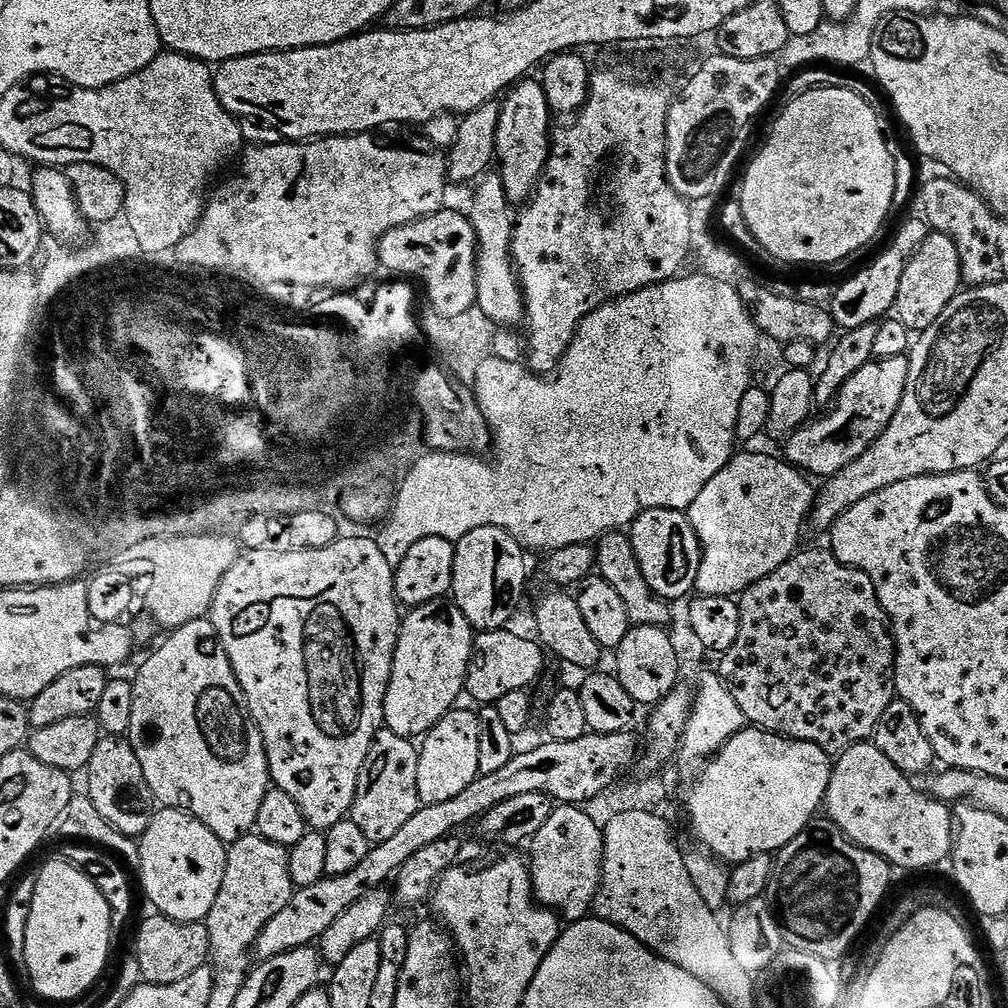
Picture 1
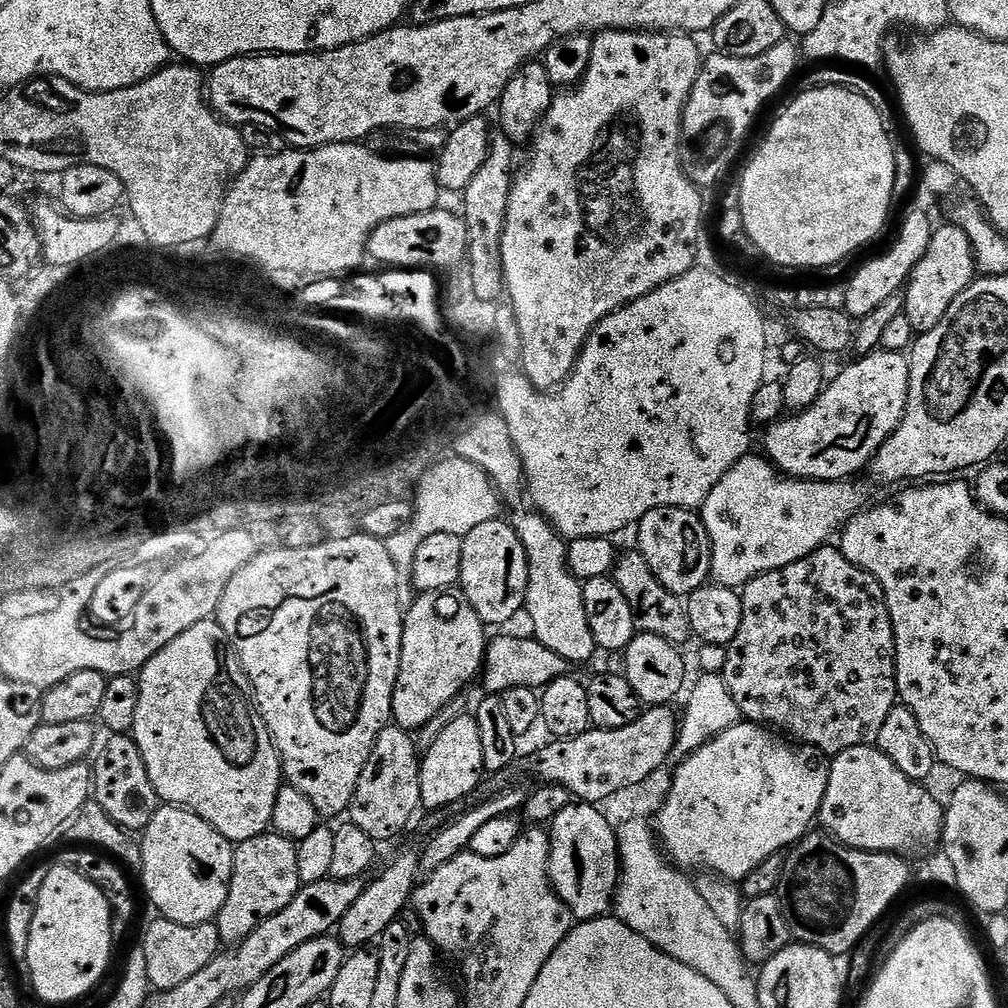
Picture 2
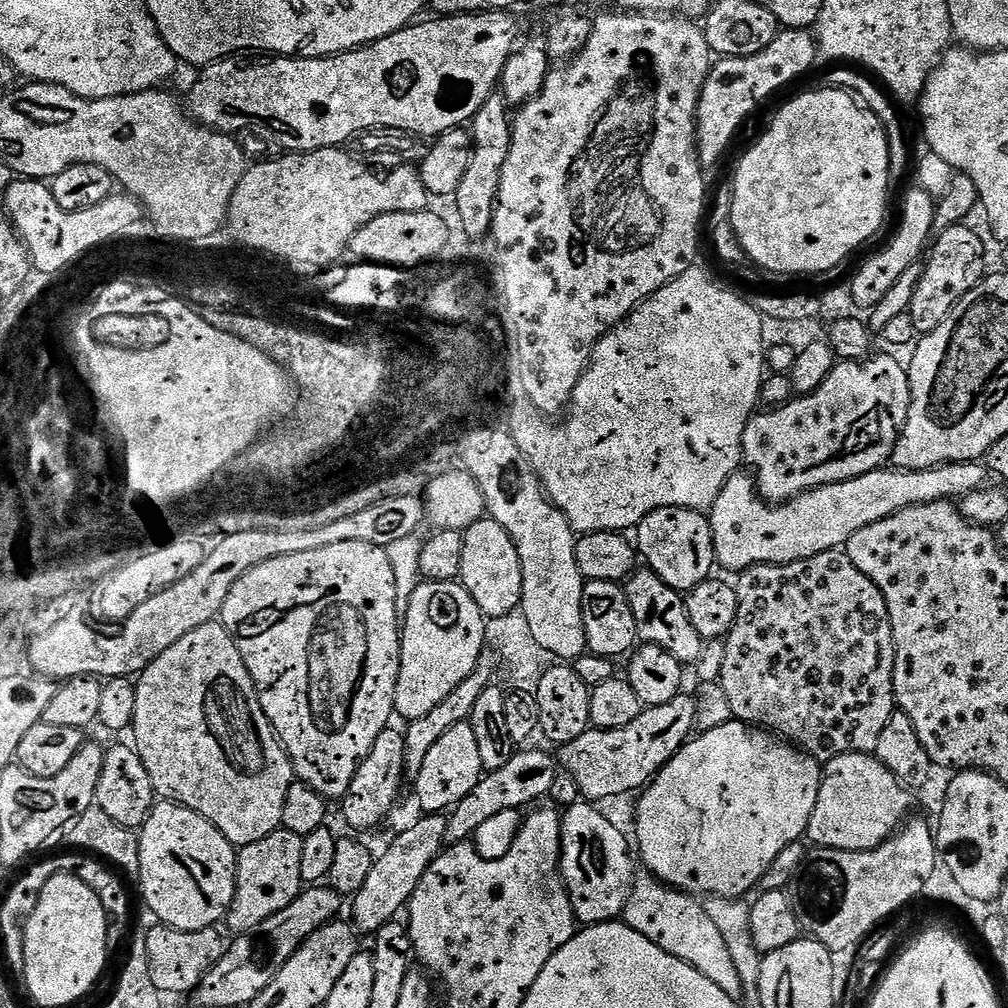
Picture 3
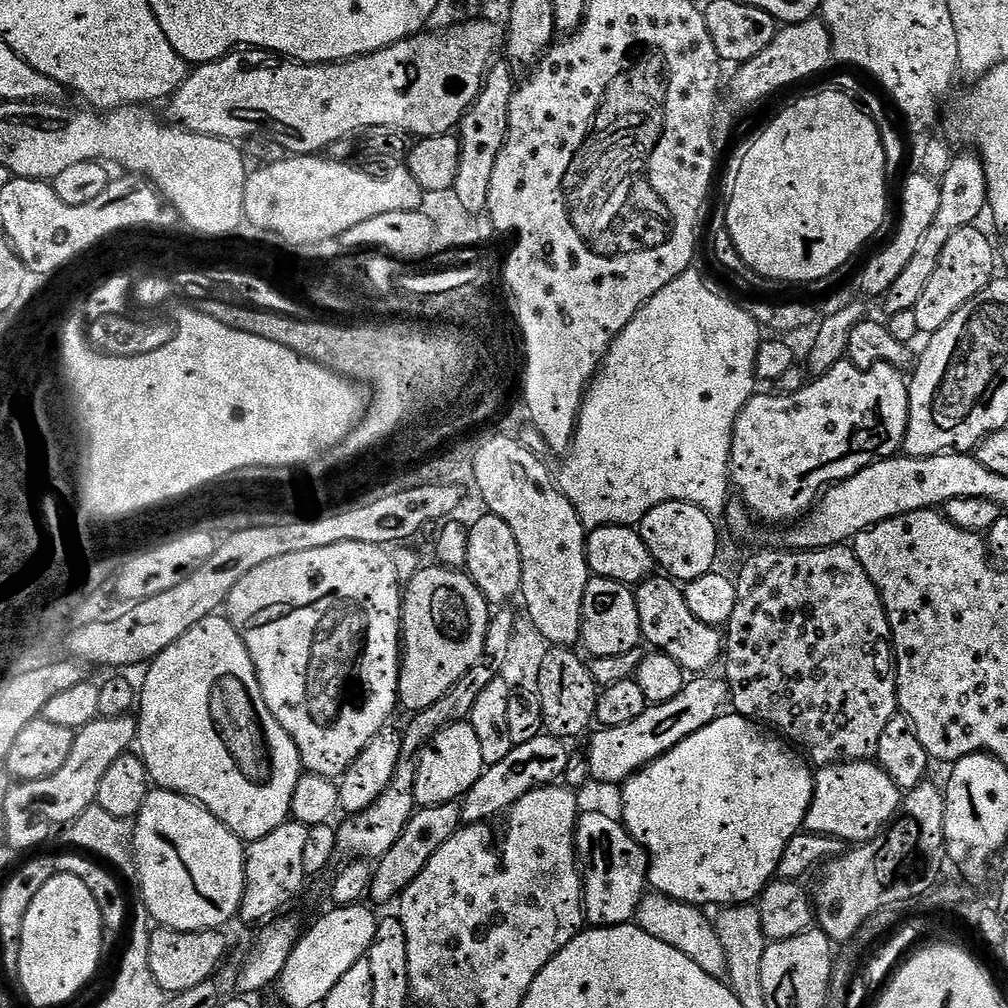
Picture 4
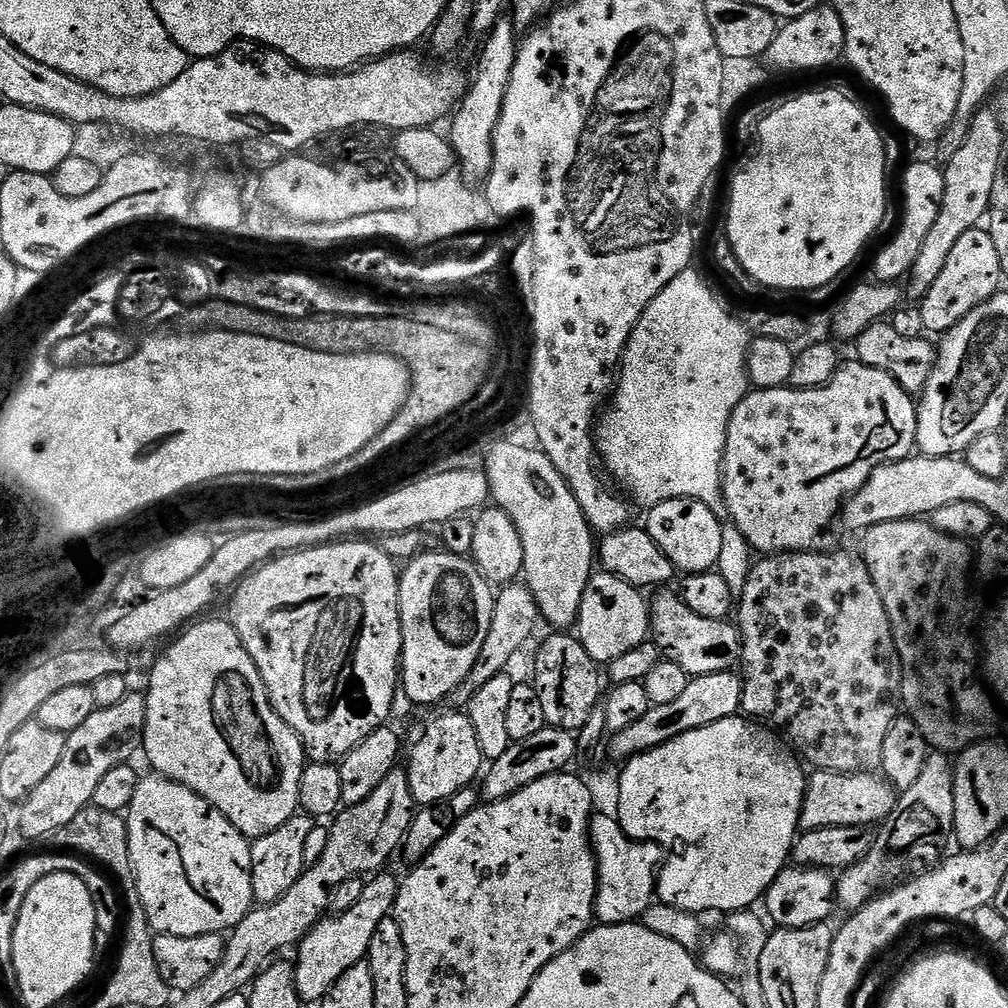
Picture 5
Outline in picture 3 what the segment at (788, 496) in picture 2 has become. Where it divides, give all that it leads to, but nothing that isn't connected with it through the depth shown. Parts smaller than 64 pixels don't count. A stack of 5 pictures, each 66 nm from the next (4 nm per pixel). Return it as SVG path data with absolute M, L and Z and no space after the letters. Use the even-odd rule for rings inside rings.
M980 462L940 464L936 468L917 472L885 466L875 468L872 472L862 474L858 478L850 478L846 482L811 488L809 492L801 492L793 500L769 502L760 495L755 479L747 471L737 470L726 482L726 486L722 486L722 494L718 494L711 512L707 513L708 524L712 527L716 564L719 567L729 568L733 574L739 574L756 564L789 564L814 558L814 554L835 552L843 549L848 539L858 530L862 530L862 526L870 526L882 518L893 516L898 510L915 504L929 504L938 500L955 501L961 496L985 487L984 476L986 477L986 468Z

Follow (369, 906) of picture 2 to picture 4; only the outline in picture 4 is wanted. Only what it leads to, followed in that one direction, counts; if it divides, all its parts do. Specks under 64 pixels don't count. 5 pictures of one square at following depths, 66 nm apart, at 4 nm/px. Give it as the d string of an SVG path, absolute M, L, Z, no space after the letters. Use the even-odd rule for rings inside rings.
M456 802L420 808L413 812L398 842L394 842L394 846L390 846L390 850L386 850L386 854L375 865L370 889L371 899L376 899L380 904L387 900L395 901L400 893L407 890L410 882L414 882L414 878L422 874L426 862L430 862L430 858L434 858L440 847L461 827L460 804Z

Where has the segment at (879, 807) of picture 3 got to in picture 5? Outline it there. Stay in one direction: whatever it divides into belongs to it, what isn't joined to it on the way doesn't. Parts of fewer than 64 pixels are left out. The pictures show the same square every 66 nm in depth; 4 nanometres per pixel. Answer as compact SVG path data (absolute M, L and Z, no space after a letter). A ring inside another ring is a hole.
M816 770L806 780L799 827L803 831L809 832L810 830L822 830L830 826L838 828L868 828L873 826L872 824L877 823L876 825L879 825L888 819L897 799L897 793L892 785L879 775L855 772L851 776L841 772Z

